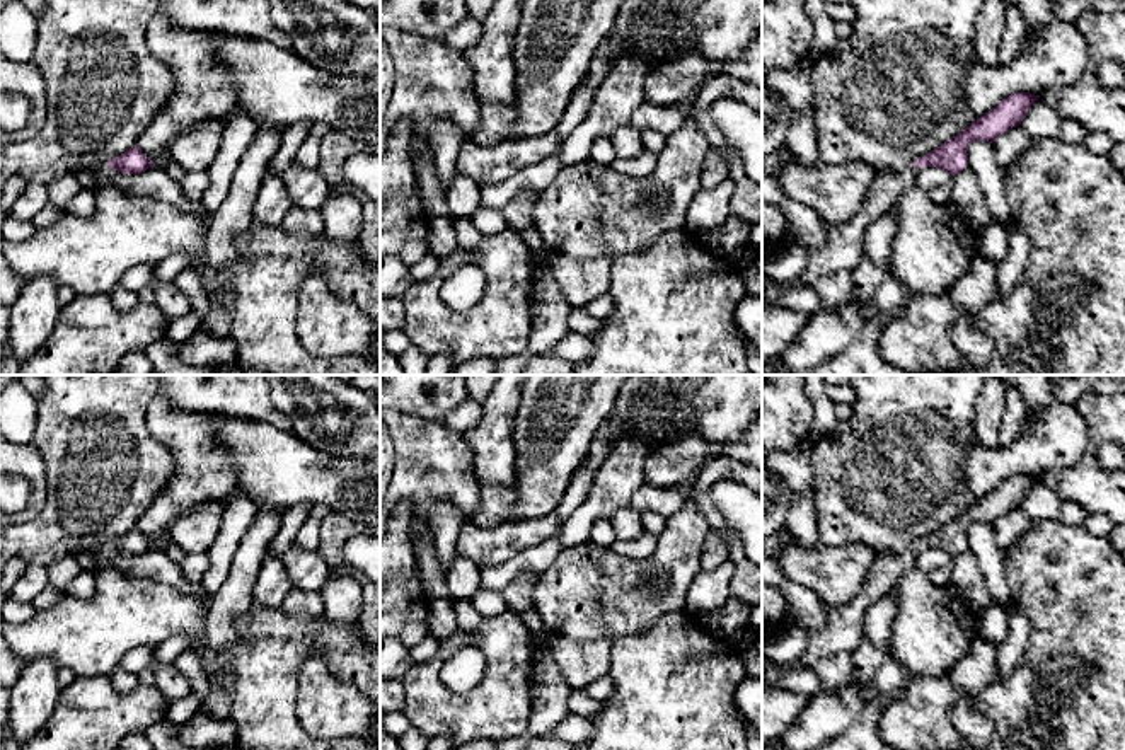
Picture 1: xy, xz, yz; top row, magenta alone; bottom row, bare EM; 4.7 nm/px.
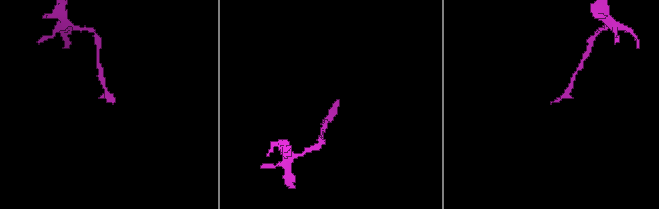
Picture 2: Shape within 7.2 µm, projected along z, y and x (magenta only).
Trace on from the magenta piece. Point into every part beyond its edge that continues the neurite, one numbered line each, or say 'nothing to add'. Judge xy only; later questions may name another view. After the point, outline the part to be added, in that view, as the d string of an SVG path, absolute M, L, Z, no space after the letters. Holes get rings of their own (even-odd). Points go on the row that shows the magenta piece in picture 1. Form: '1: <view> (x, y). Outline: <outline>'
1: xy (106, 174). Outline: M107 165L101 167L101 169L97 170L97 186L95 186L95 191L99 191L99 189L102 189L102 188L106 188L106 186L111 186L112 181L114 181L114 177L116 177L118 174L119 174L119 172L118 172L116 169L112 169L112 167L107 167Z

